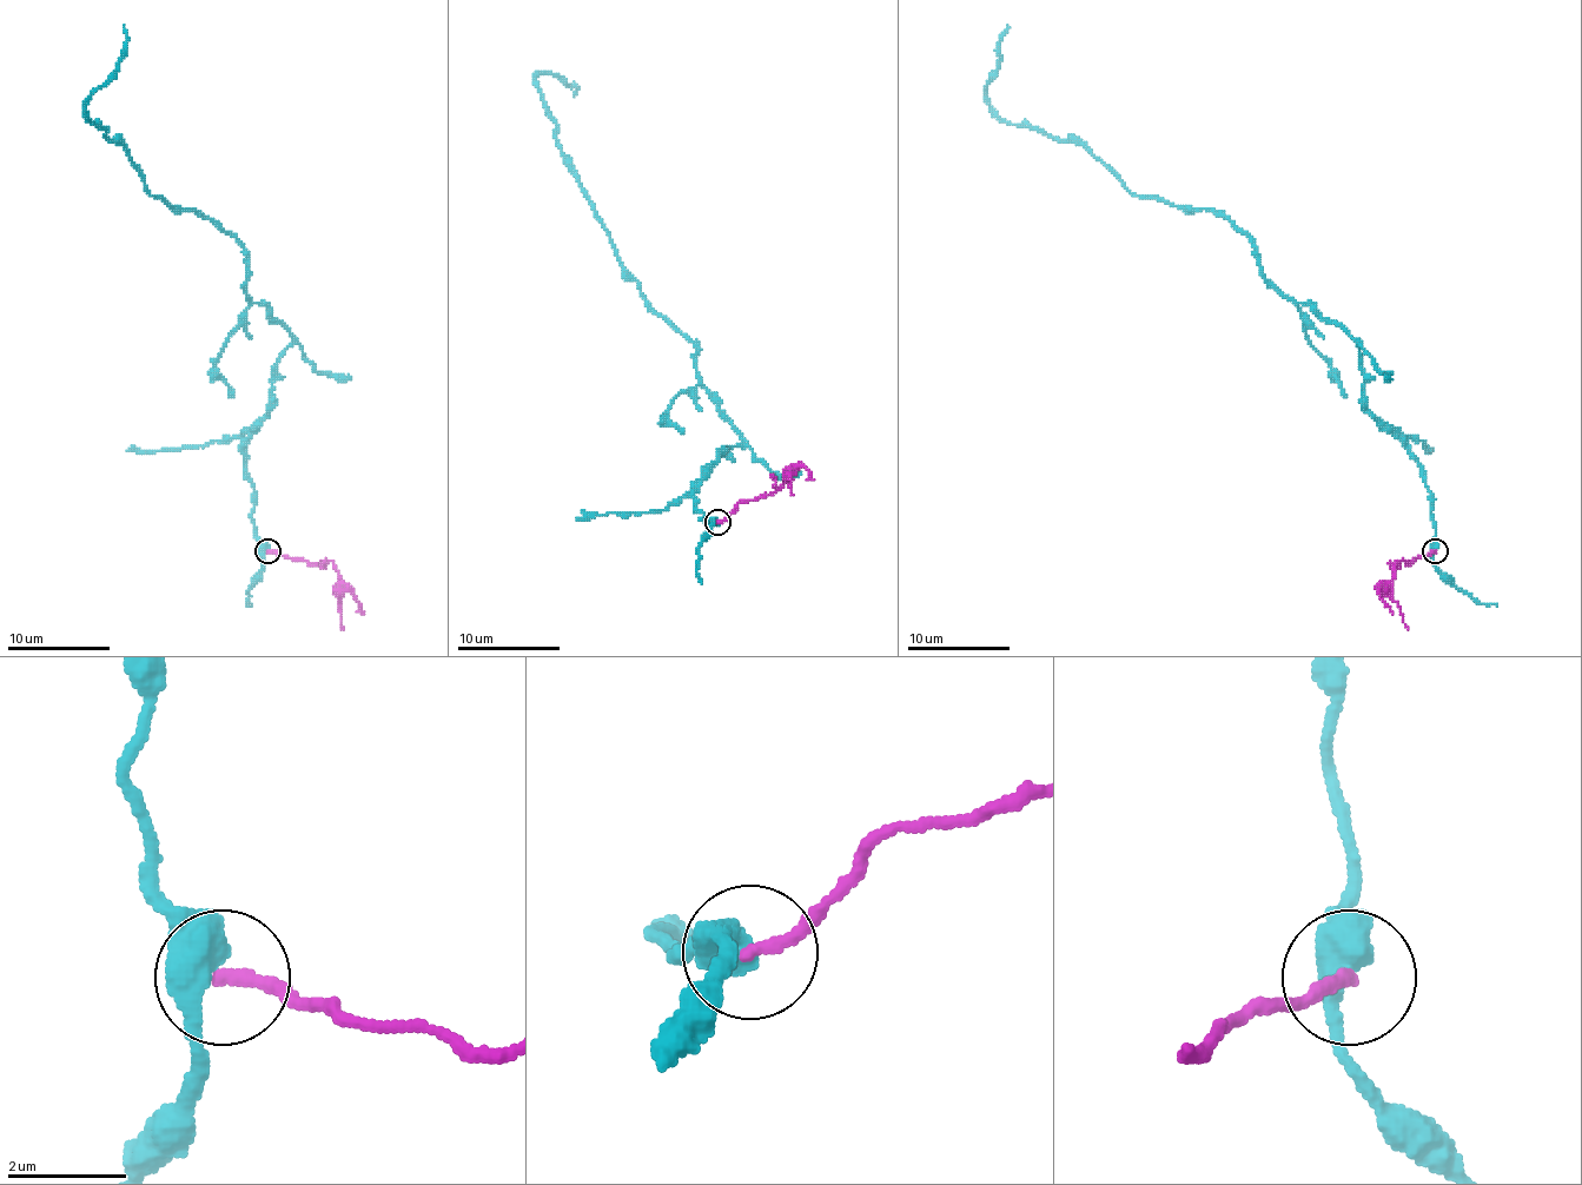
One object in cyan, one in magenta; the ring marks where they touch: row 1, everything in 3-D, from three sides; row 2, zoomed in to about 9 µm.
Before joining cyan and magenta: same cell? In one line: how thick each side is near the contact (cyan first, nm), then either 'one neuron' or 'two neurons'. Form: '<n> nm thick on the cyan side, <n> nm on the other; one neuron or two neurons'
550 nm thick on the cyan side, 220 nm on the other; two neurons

